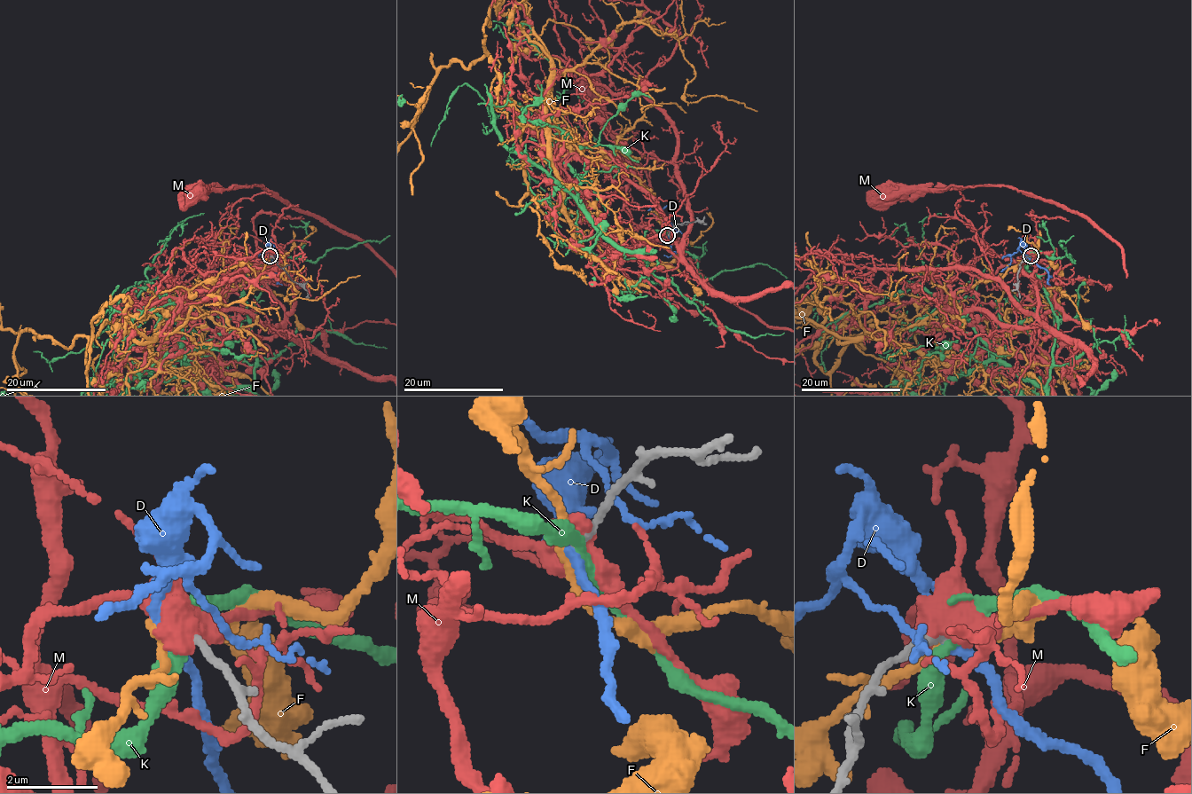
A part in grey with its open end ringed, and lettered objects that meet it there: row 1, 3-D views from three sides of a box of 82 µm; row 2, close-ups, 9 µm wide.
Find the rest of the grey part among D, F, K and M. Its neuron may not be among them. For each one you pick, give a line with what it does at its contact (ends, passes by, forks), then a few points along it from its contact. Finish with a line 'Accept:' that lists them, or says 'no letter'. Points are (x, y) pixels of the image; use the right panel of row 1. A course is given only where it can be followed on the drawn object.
F: It passes by
Accept: F

